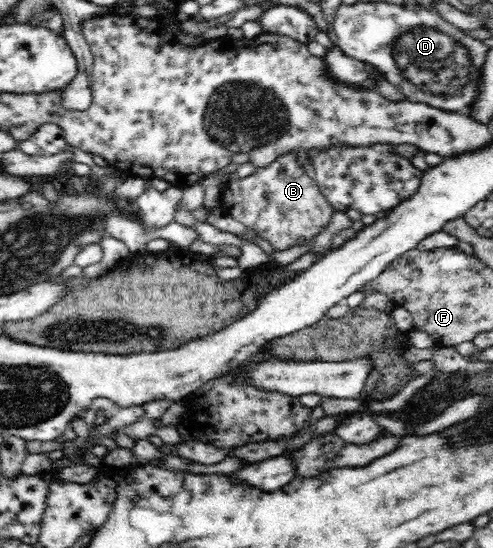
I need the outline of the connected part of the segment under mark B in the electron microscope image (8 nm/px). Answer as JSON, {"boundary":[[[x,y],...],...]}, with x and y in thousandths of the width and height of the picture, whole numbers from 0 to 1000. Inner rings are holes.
{"boundary":[[[604,277],[566,285],[540,307],[521,307],[493,327],[465,330],[458,354],[473,363],[465,392],[505,418],[521,422],[560,458],[615,447],[657,422],[680,381],[655,358],[639,328],[606,303]]]}

